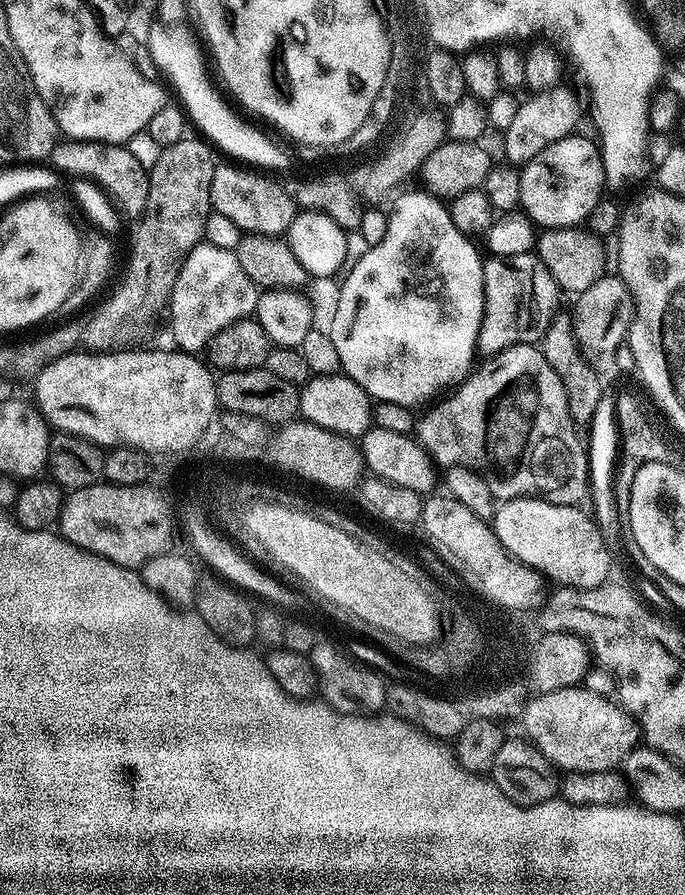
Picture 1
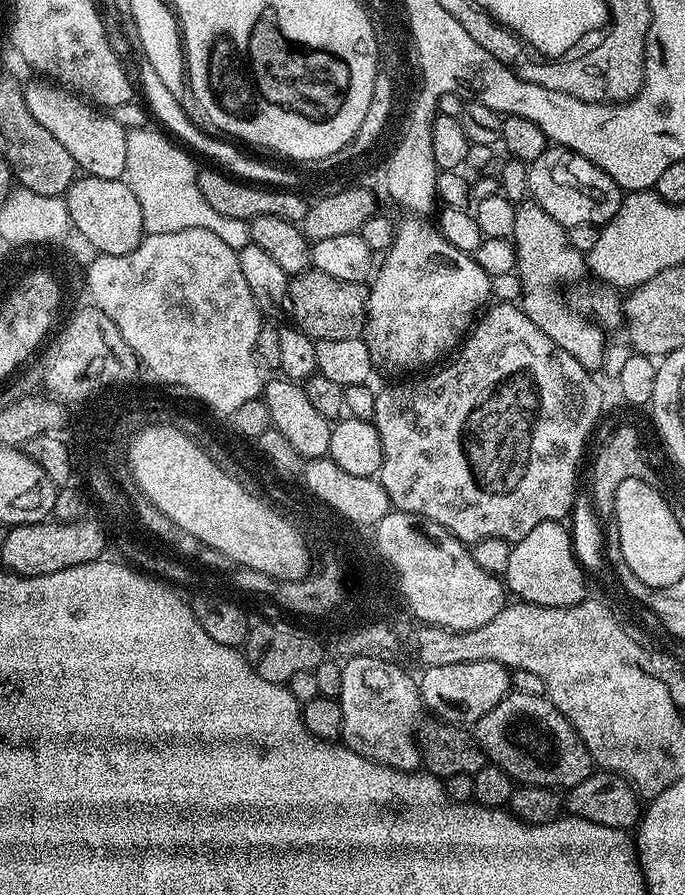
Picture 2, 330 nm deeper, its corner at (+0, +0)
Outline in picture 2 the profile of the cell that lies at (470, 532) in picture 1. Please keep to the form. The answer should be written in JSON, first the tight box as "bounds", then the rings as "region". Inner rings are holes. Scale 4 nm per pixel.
{"bounds":[375,510,506,632],"region":[[[389,510],[378,525],[375,541],[378,546],[382,546],[382,552],[391,557],[396,568],[399,568],[403,577],[404,592],[407,592],[408,600],[411,600],[413,608],[420,616],[451,624],[454,632],[469,632],[478,630],[478,626],[486,626],[486,622],[490,622],[494,614],[503,610],[506,603],[506,585],[503,579],[478,566],[472,557],[472,548],[462,543],[453,532],[446,530],[446,526],[409,512]]]}

